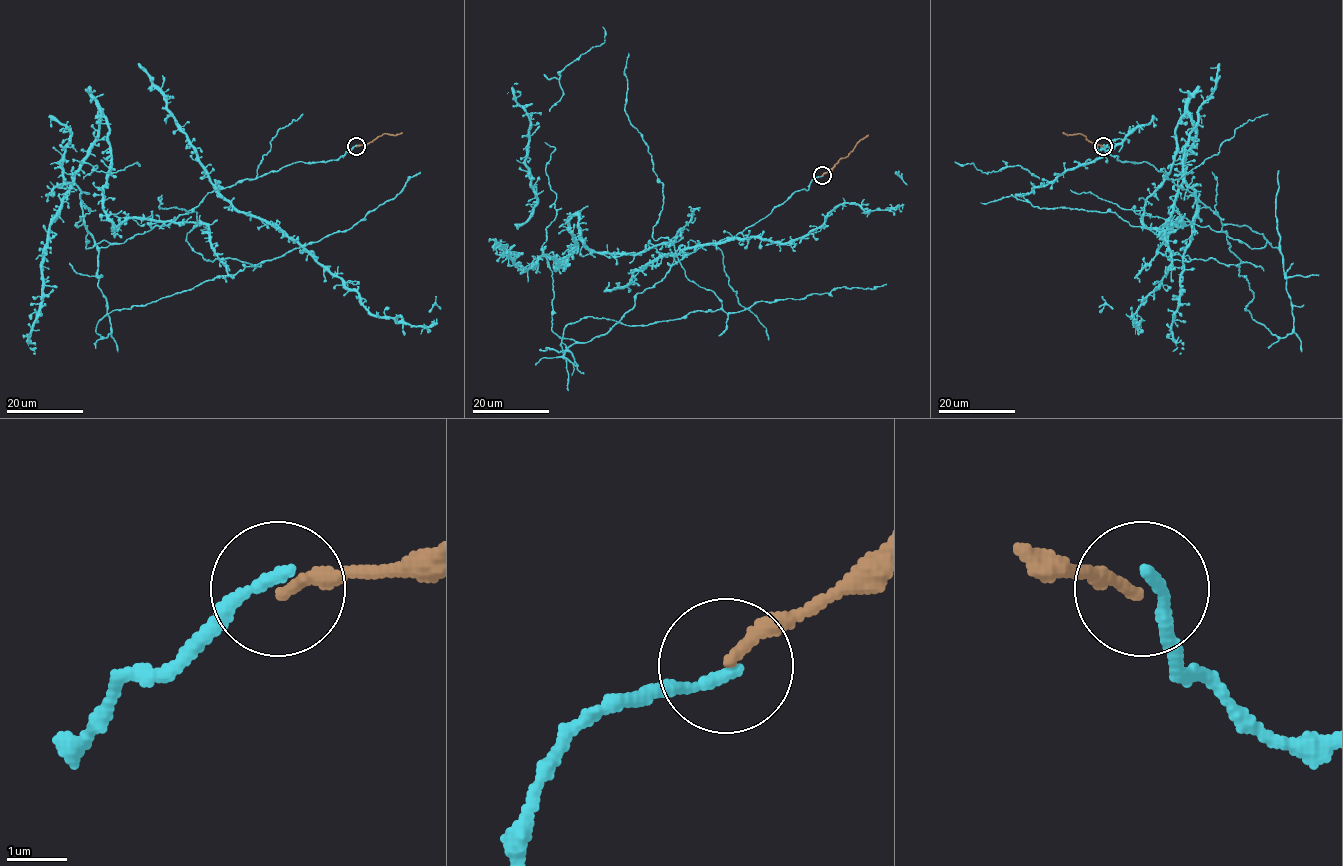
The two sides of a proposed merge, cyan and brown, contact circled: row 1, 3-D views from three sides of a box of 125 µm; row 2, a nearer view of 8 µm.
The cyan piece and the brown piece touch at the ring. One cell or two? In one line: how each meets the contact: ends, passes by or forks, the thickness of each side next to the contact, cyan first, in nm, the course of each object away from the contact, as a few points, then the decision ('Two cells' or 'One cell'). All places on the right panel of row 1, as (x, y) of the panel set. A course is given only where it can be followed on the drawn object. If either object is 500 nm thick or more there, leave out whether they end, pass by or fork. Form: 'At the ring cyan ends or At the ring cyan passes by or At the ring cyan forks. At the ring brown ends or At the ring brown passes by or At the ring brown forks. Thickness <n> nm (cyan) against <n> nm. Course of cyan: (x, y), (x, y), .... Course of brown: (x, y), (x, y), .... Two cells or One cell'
At the ring cyan ends. At the ring brown ends. Thickness 200 nm (cyan) against 190 nm. Course of cyan: (1103, 145), (1276, 247), (1293, 330), (1254, 321), (1235, 264), (1171, 260), (1114, 212), (981, 203). Course of brown: (1103, 146), (1092, 143), (1080, 134), (1062, 132). One cell

